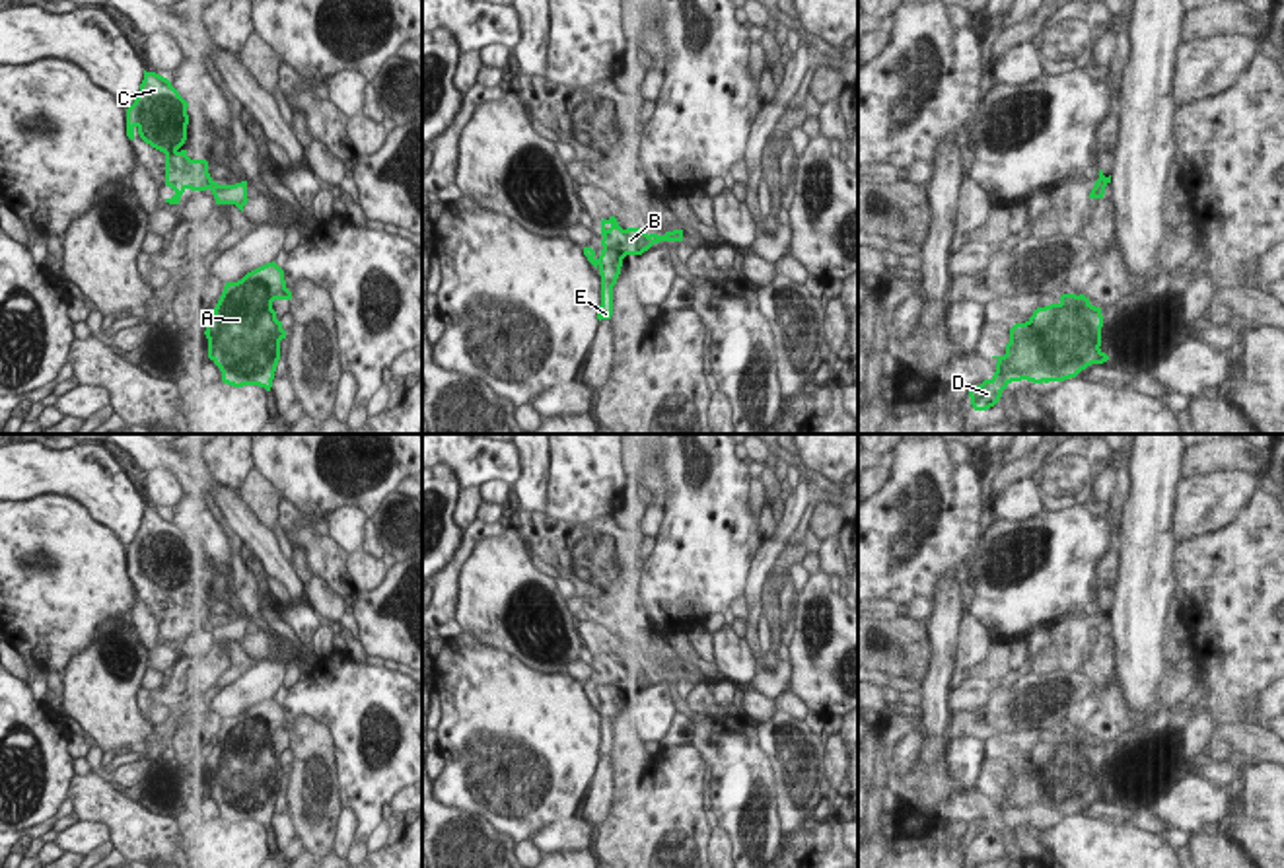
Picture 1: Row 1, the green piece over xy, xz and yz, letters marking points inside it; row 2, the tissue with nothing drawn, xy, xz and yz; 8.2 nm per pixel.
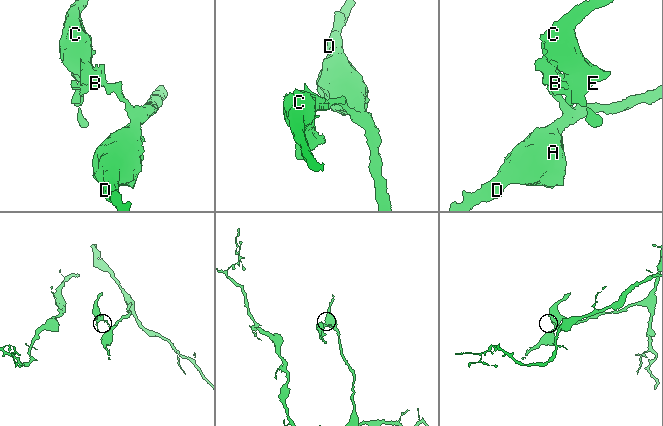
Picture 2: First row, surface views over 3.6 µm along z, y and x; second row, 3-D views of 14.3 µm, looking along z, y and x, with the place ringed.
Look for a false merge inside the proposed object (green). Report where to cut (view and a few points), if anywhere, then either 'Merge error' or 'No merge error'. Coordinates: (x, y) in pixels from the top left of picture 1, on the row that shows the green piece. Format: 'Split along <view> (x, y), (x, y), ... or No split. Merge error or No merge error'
Split along xz (650, 234), (654, 242). Merge error.

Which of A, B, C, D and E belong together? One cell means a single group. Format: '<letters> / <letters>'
A D / B C E

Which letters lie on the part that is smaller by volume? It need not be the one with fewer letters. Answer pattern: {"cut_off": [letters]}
{"cut_off": ["B", "C", "E"]}

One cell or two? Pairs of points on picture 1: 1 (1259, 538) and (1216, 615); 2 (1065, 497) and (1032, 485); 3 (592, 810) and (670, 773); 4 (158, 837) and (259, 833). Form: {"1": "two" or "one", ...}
{"1": "one", "2": "two", "3": "two", "4": "two"}

